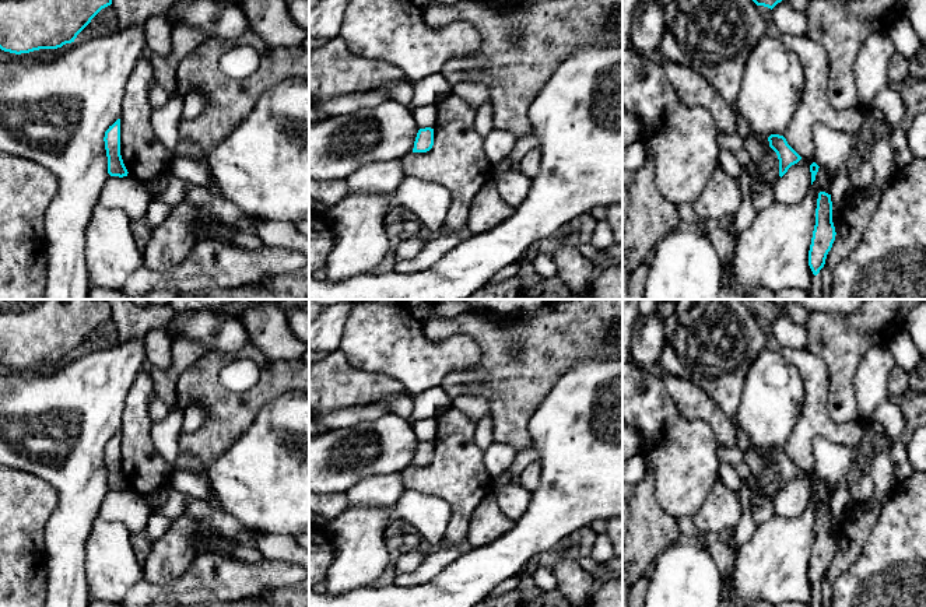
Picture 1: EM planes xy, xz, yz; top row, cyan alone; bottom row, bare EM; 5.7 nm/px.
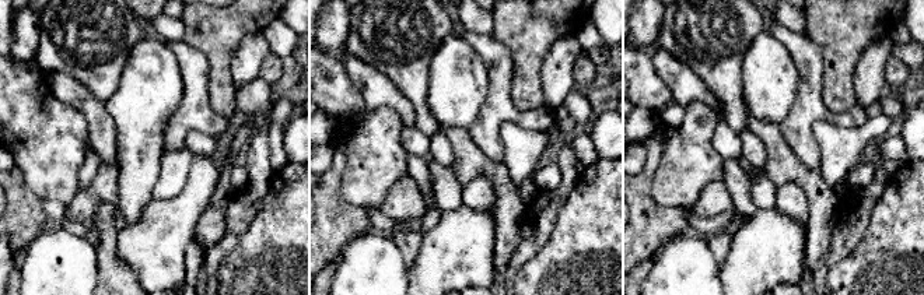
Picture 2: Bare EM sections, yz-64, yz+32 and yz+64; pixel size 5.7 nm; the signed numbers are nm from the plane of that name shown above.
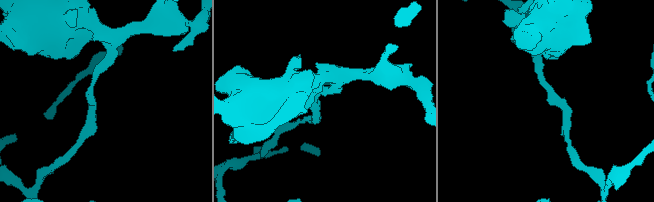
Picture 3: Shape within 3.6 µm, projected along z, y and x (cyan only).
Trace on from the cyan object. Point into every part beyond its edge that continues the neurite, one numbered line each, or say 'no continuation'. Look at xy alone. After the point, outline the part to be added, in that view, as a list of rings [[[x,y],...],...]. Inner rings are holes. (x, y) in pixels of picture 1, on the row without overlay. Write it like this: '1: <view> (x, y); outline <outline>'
no continuation

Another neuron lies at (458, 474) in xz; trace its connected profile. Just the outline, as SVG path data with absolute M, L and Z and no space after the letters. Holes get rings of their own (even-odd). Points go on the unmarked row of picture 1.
M450 407L438 415L434 459L427 466L408 466L401 471L410 490L436 495L450 505L445 545L459 545L467 537L471 515L494 492L476 441L476 422L462 410Z

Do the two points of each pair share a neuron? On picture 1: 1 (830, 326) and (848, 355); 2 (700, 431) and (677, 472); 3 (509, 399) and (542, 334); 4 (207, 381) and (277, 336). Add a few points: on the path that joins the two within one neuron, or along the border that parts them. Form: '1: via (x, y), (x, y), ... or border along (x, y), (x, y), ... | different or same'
1: via (831, 333), (842, 344), (842, 348) | same
2: via (693, 441), (683, 453), (683, 462) | same
3: via (519, 383), (540, 362), (542, 350) | same
4: border along (251, 341), (270, 358), (288, 360) | different

